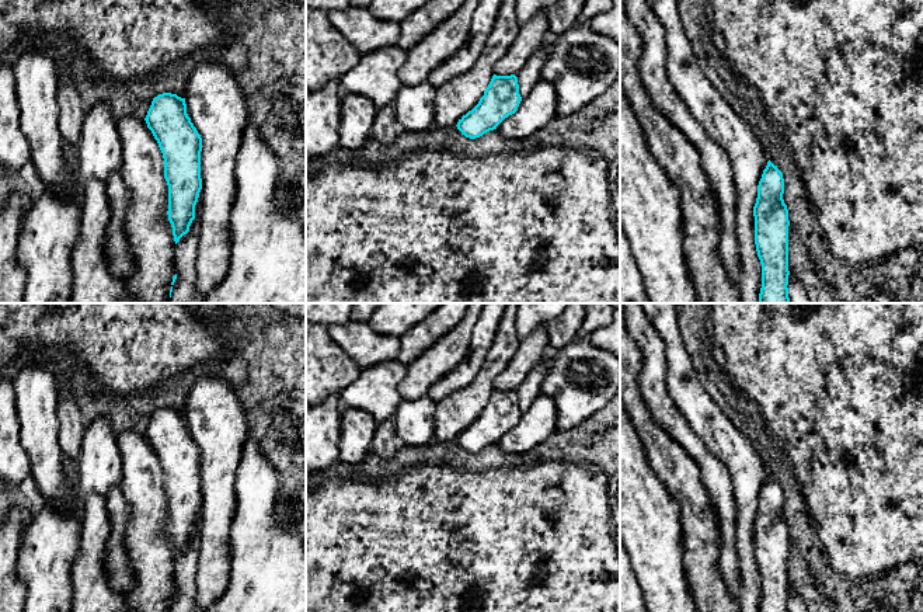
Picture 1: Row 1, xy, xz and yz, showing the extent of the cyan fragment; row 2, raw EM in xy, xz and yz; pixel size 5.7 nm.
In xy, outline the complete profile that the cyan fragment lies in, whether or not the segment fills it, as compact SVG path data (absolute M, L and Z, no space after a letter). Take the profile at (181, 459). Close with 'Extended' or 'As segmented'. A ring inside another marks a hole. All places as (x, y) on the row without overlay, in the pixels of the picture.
M163 407L153 413L144 432L164 473L168 500L168 535L175 559L189 546L202 504L202 452L187 428L185 413Z. As segmented

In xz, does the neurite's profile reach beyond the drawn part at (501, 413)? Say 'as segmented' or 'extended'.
as segmented

